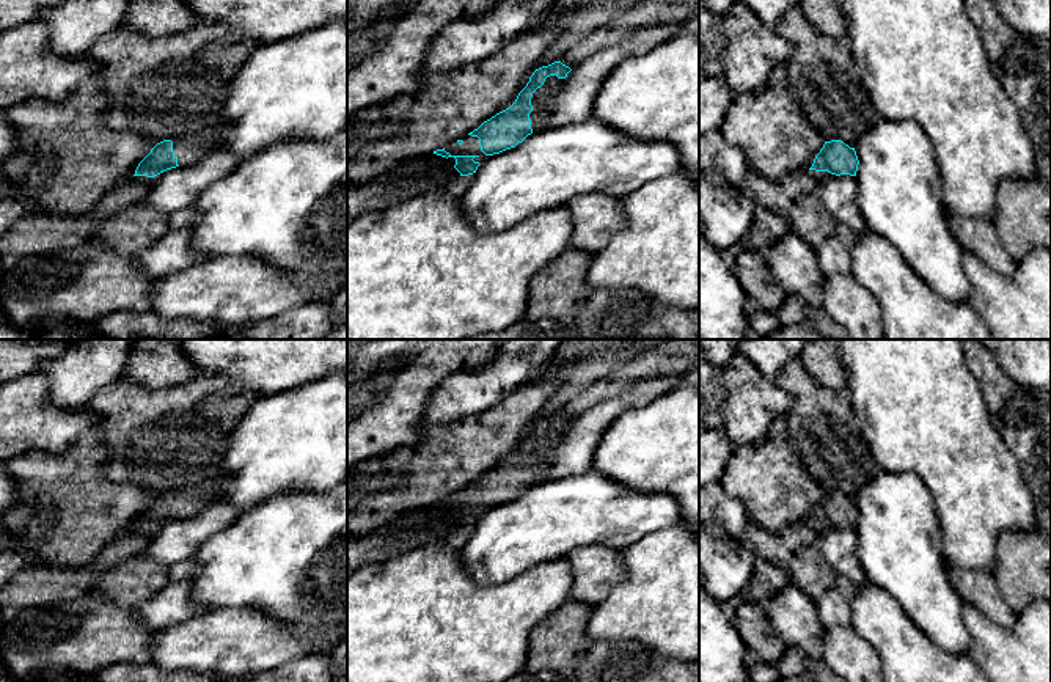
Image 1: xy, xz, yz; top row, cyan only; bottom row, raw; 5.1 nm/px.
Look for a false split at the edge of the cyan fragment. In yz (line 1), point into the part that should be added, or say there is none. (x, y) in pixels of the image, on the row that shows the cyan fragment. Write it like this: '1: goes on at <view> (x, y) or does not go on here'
1: does not go on here

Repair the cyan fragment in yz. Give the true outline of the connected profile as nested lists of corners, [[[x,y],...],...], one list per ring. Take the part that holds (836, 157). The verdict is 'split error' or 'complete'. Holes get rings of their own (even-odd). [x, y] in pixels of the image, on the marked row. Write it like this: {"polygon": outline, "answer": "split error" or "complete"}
{"polygon": [[[840,140],[825,141],[820,152],[815,156],[814,163],[809,170],[828,171],[831,174],[850,174],[856,176],[858,156],[855,148],[850,148]]], "answer": "complete"}

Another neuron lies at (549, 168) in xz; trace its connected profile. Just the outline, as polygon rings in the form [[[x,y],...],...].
[[[589,118],[558,129],[536,130],[515,148],[485,157],[471,187],[460,196],[460,207],[478,233],[500,233],[533,214],[566,206],[572,198],[589,192],[622,198],[679,168],[674,145],[633,140]]]

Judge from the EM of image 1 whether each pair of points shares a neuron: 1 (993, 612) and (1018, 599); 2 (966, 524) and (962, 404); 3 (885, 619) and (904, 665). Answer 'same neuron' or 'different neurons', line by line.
1: different neurons
2: same neuron
3: same neuron

